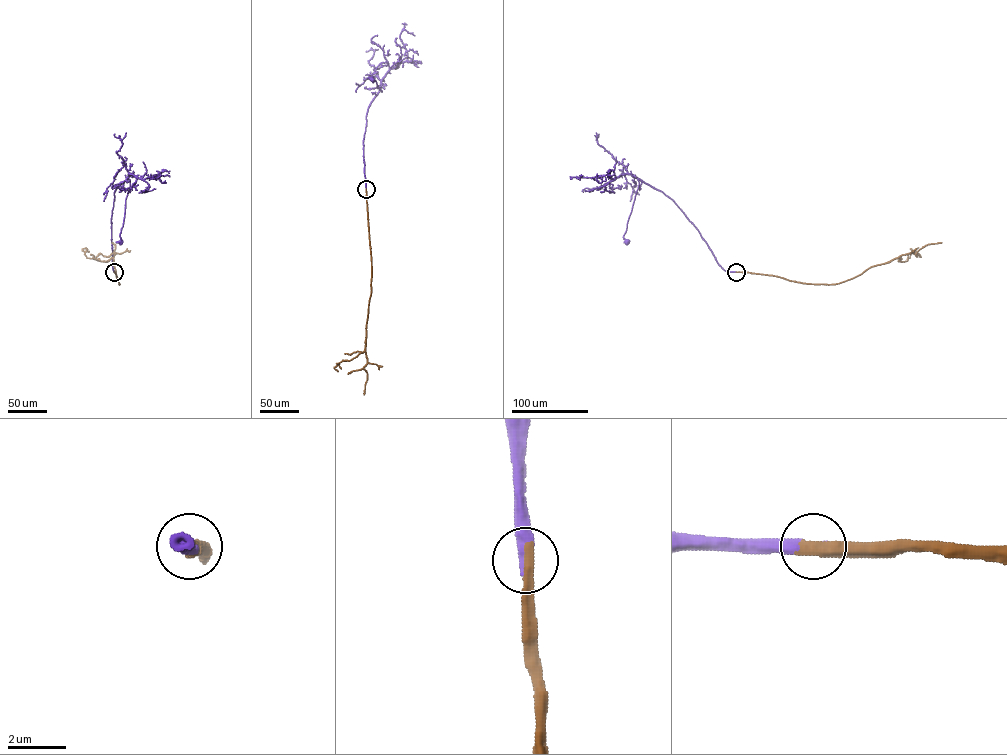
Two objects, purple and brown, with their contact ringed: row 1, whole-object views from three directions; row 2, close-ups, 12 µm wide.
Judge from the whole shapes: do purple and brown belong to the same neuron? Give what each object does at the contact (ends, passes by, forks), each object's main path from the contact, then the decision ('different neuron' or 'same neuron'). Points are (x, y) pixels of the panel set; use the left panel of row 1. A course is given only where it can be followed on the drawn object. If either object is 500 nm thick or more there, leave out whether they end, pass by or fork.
purple runs (114, 272), (111, 220), (114, 193), (128, 179), (130, 188), (120, 242); brown runs (114, 272), (119, 284), (113, 259), (115, 253), (111, 254), (115, 245), (112, 243); same neuron

